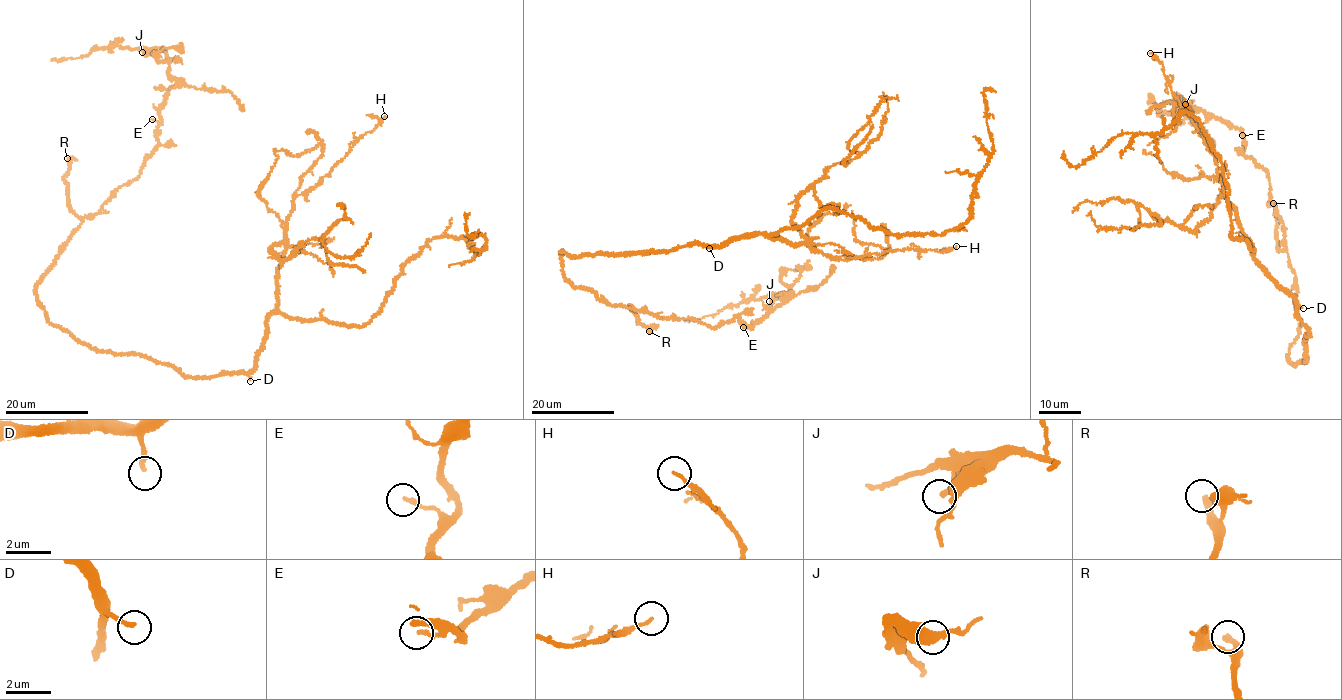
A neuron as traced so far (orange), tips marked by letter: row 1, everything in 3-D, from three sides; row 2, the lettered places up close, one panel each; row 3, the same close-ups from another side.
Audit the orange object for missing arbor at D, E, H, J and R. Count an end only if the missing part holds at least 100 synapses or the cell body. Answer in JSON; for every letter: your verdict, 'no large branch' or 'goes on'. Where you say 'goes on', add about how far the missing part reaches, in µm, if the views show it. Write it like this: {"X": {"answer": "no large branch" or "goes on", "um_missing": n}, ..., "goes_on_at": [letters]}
{"D": {"answer": "goes on", "um_missing": 80}, "E": {"answer": "no large branch"}, "H": {"answer": "no large branch"}, "J": {"answer": "no large branch"}, "R": {"answer": "goes on", "um_missing": 50}, "goes_on_at": ["D", "R"]}

